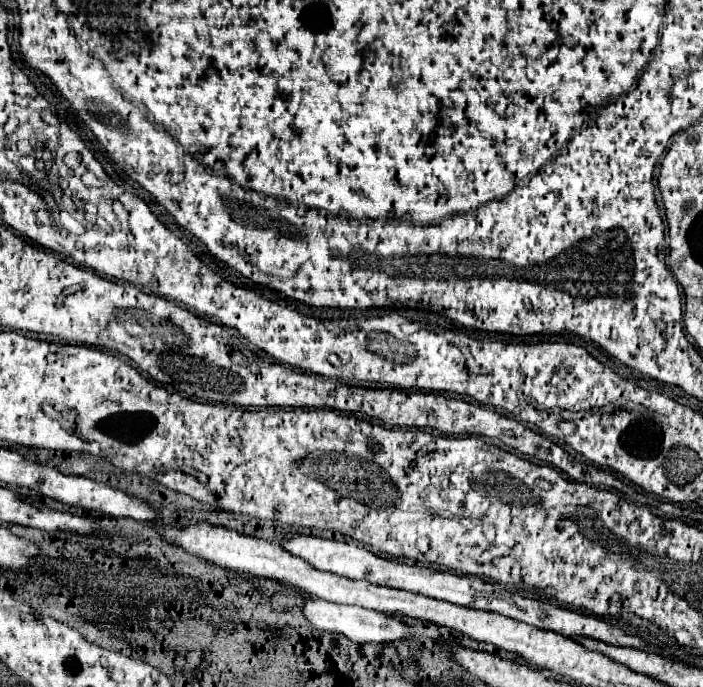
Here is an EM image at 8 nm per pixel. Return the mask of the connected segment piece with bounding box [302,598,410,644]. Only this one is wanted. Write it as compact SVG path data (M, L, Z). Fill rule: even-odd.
M308 598L302 606L302 616L312 626L316 626L324 632L338 632L338 634L344 634L348 640L360 642L360 644L364 644L364 642L392 642L396 638L408 638L410 636L408 626L404 626L402 622L398 622L390 614L366 610L366 608L360 608L360 606L334 604L334 602L326 602L326 600L320 600L320 598Z

